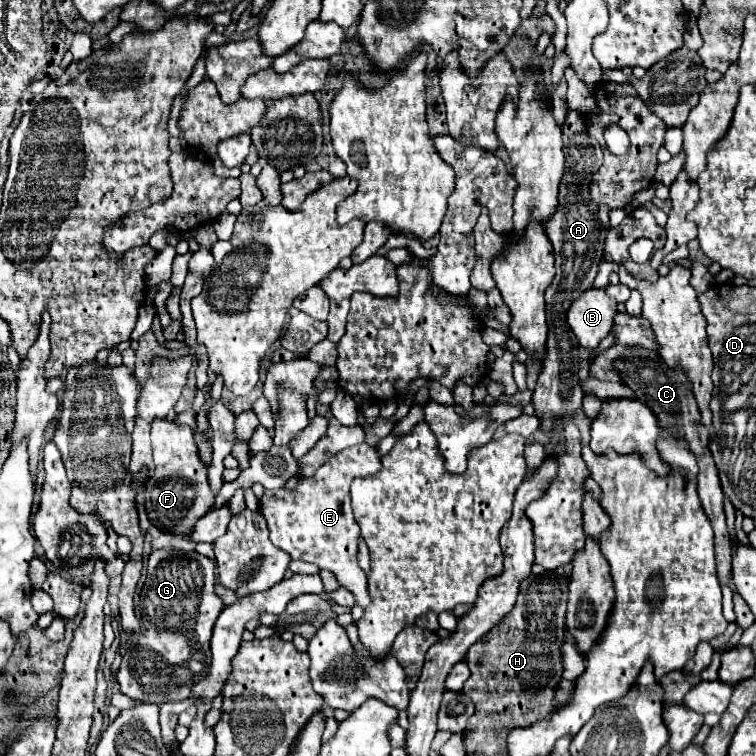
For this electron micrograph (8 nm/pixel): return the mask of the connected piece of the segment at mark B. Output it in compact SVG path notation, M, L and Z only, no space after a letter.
M587 289L571 303L567 311L567 323L577 341L585 349L595 349L603 337L613 329L617 315L617 301L605 293L605 289Z

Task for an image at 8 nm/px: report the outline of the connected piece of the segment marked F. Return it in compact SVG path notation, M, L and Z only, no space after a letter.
M155 419L151 425L151 445L155 457L153 481L145 491L145 509L151 523L163 533L189 537L197 519L213 507L213 493L207 481L207 467L197 455L193 431L167 419Z

